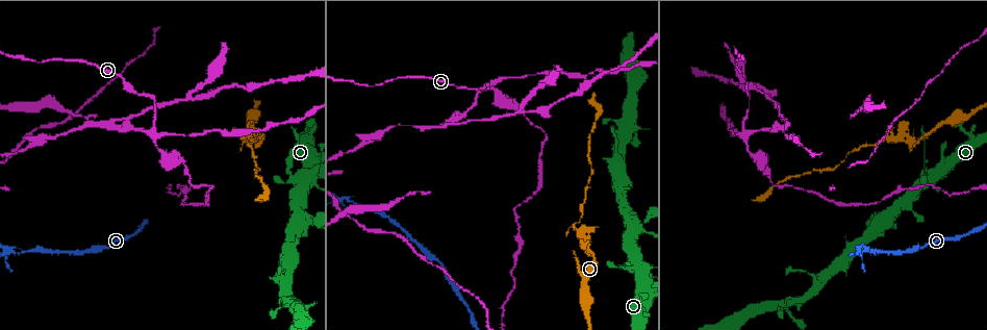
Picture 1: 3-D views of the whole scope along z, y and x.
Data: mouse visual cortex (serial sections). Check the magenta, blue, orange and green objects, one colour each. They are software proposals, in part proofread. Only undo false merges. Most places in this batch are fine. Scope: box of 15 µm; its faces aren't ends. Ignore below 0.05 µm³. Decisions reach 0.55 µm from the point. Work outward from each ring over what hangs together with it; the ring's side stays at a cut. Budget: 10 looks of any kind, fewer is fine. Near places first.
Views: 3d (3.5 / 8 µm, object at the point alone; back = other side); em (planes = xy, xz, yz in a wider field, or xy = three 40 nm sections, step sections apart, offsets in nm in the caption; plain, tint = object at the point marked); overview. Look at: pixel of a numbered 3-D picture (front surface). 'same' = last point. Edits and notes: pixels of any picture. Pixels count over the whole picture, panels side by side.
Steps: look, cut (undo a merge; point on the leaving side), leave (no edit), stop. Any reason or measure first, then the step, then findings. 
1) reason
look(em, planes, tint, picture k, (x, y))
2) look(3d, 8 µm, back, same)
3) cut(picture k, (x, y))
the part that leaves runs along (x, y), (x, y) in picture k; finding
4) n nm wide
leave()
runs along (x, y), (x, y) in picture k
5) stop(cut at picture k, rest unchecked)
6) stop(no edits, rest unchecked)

abrupt turn
look(3d, 3.5 µm, picture 1, (888, 135))

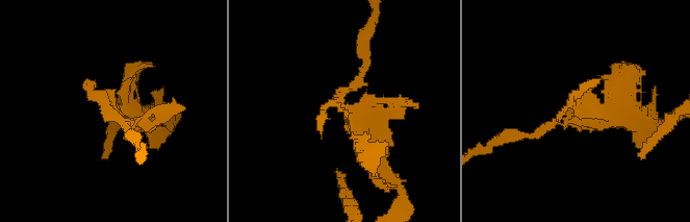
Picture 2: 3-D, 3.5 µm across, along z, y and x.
leave()
runs along (625, 124), (567, 105), (548, 127), (521, 137) in picture 2; continuous, no second cell

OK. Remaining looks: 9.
narrows sharply
look(3d, 8 µm, picture 1, (859, 252))

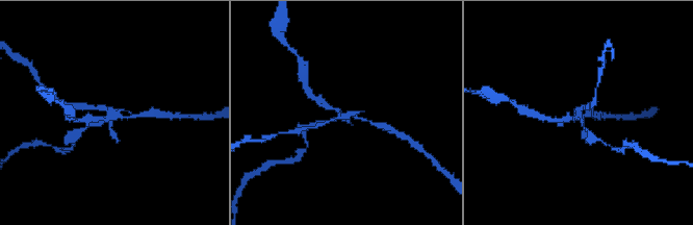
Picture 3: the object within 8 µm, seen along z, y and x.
closer look
look(3d, 3.5 µm, picture 3, (346, 116))

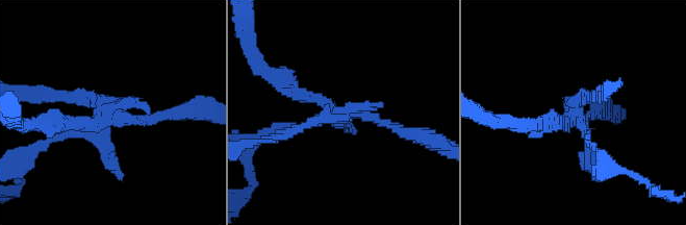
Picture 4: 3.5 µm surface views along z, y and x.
cut(picture 4, (310, 122))
the part that leaves runs along (575, 116), (585, 125), (595, 179) in picture 4; a second cell is stuck on

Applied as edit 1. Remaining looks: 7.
redraw
look(overview)

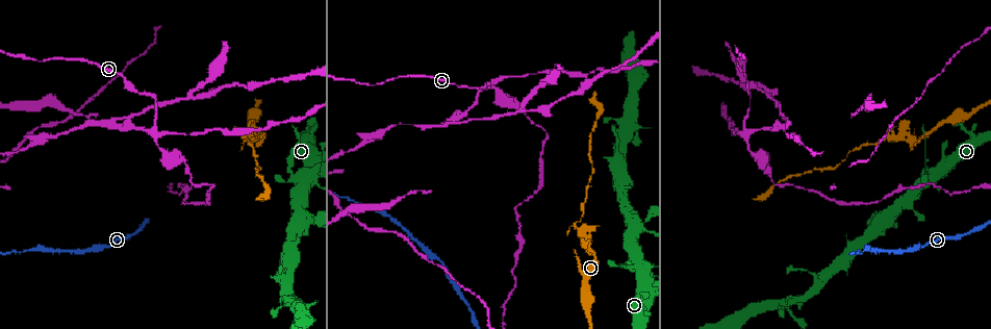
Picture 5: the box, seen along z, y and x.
abrupt turn
look(3d, 8 µm, picture 5, (156, 130))

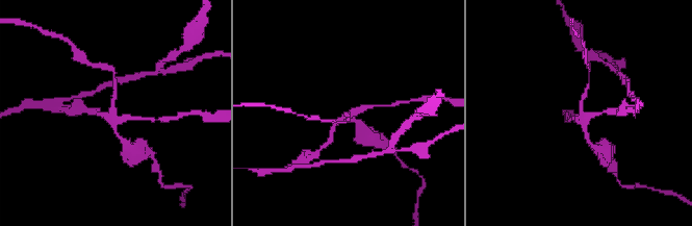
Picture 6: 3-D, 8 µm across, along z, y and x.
4 arms; arms of 150, 150, 150, 200 nm
look(em, xy, step 2, tint, picture 6, (110, 115))

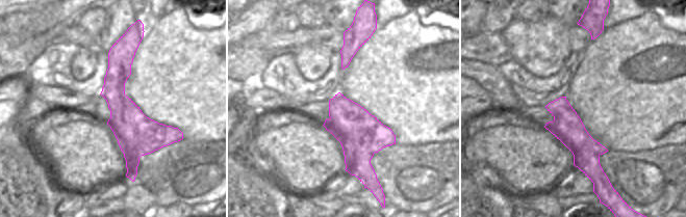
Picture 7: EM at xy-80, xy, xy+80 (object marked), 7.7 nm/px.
360 nm wide
cut(picture 6, (95, 111))
the part that leaves runs along (584, 117), (618, 109) in picture 6; two cells meet here

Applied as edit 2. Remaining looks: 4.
abrupt turn
look(3d, 3.5 µm, picture 5, (778, 185))

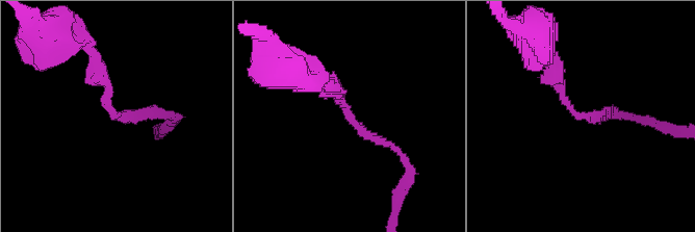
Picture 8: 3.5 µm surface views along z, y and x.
arms of 150, 250 nm; shape alone is not enough
look(em, xy, step 2, tint, picture 8, (579, 115))

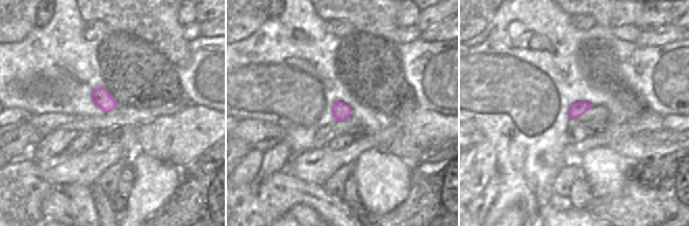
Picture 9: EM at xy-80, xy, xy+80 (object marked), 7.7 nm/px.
look(em, planes, tint, same)

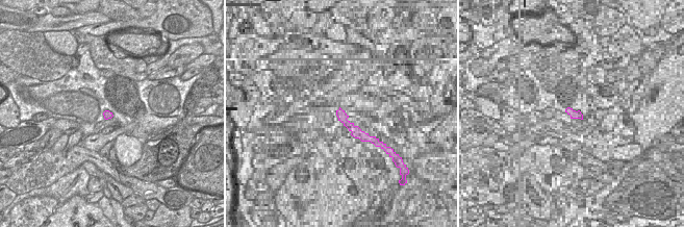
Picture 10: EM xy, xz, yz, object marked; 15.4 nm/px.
leave()
runs along (328, 85), (348, 118), (399, 155) in picture 8; one cell here

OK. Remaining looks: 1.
stop(cut at picture 4, cut at picture 6, rest unchecked)

